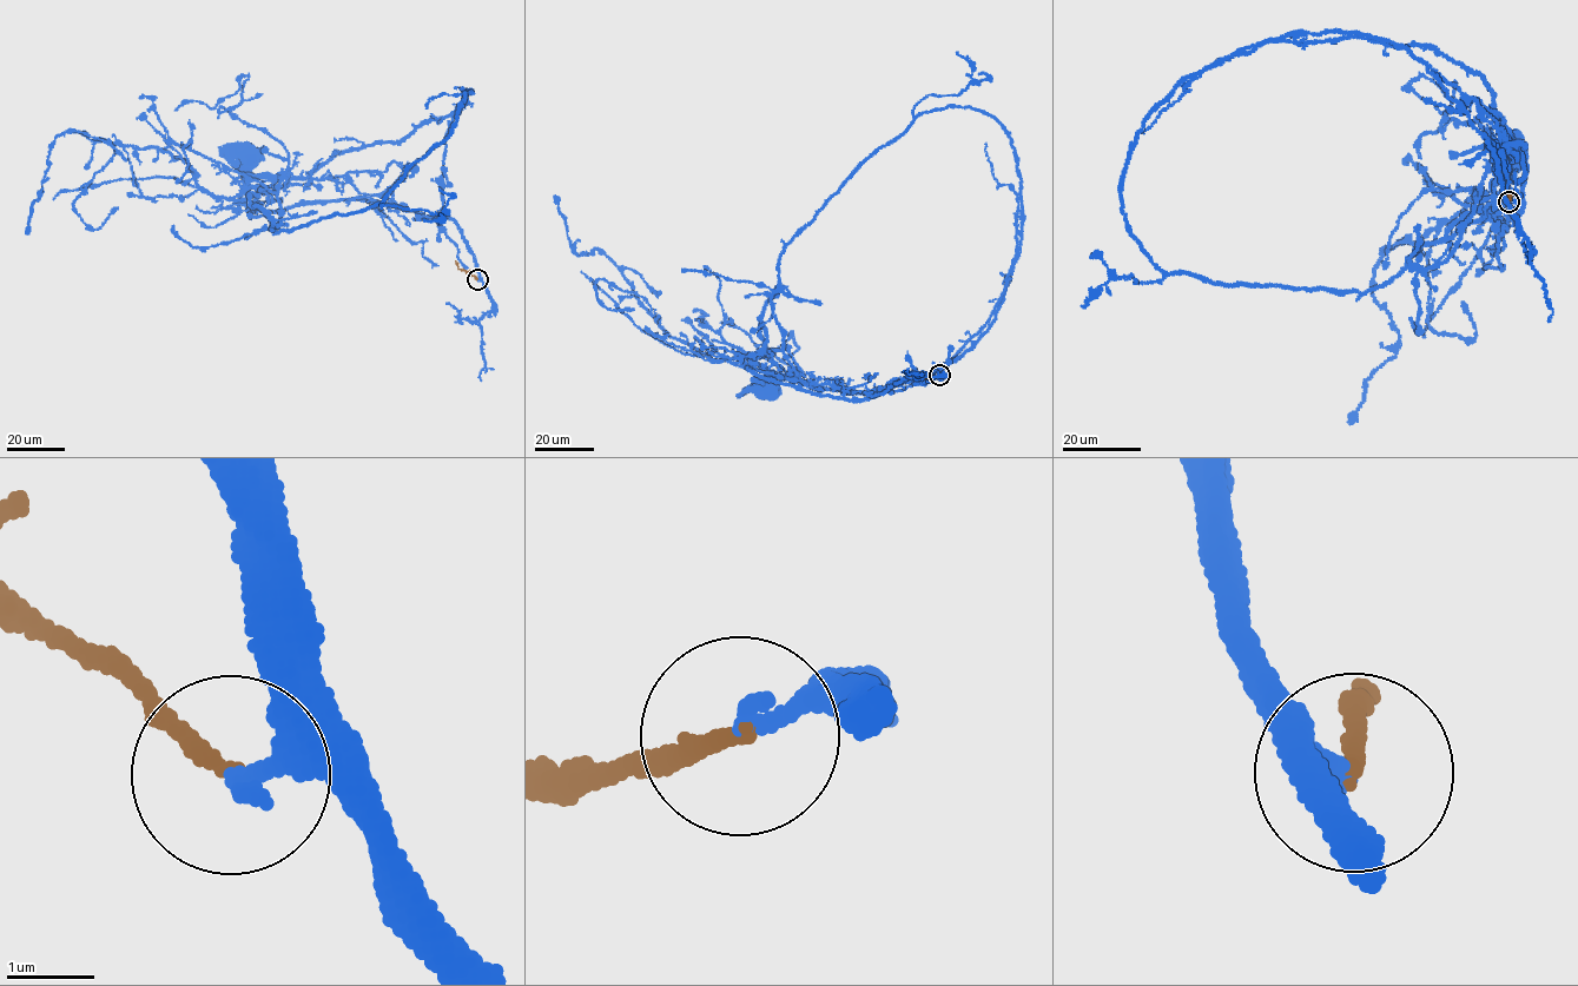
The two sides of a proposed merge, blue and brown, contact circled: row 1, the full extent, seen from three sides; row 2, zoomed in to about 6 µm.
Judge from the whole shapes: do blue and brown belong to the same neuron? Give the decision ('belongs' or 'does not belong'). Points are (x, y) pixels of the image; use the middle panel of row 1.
belongs

